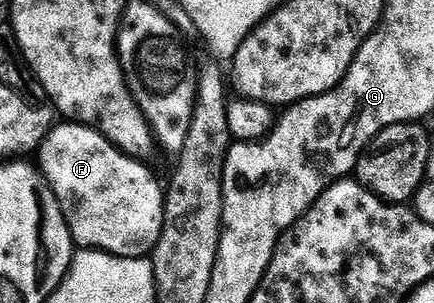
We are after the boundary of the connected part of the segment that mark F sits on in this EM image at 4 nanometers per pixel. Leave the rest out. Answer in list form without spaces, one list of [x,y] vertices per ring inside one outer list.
[[[63,121],[63,124],[60,122],[58,125],[52,127],[51,131],[45,136],[42,146],[37,151],[37,156],[39,156],[40,165],[43,166],[43,169],[41,169],[42,174],[52,179],[55,183],[55,189],[60,196],[64,197],[64,195],[67,195],[72,209],[75,210],[71,217],[69,216],[69,230],[74,235],[80,248],[108,251],[111,255],[120,255],[126,259],[142,259],[152,254],[152,251],[155,250],[158,244],[163,229],[165,191],[163,187],[162,189],[159,188],[159,183],[151,176],[150,169],[145,164],[138,163],[135,160],[136,156],[134,154],[128,153],[122,147],[116,146],[102,131],[88,125],[86,122]]]

